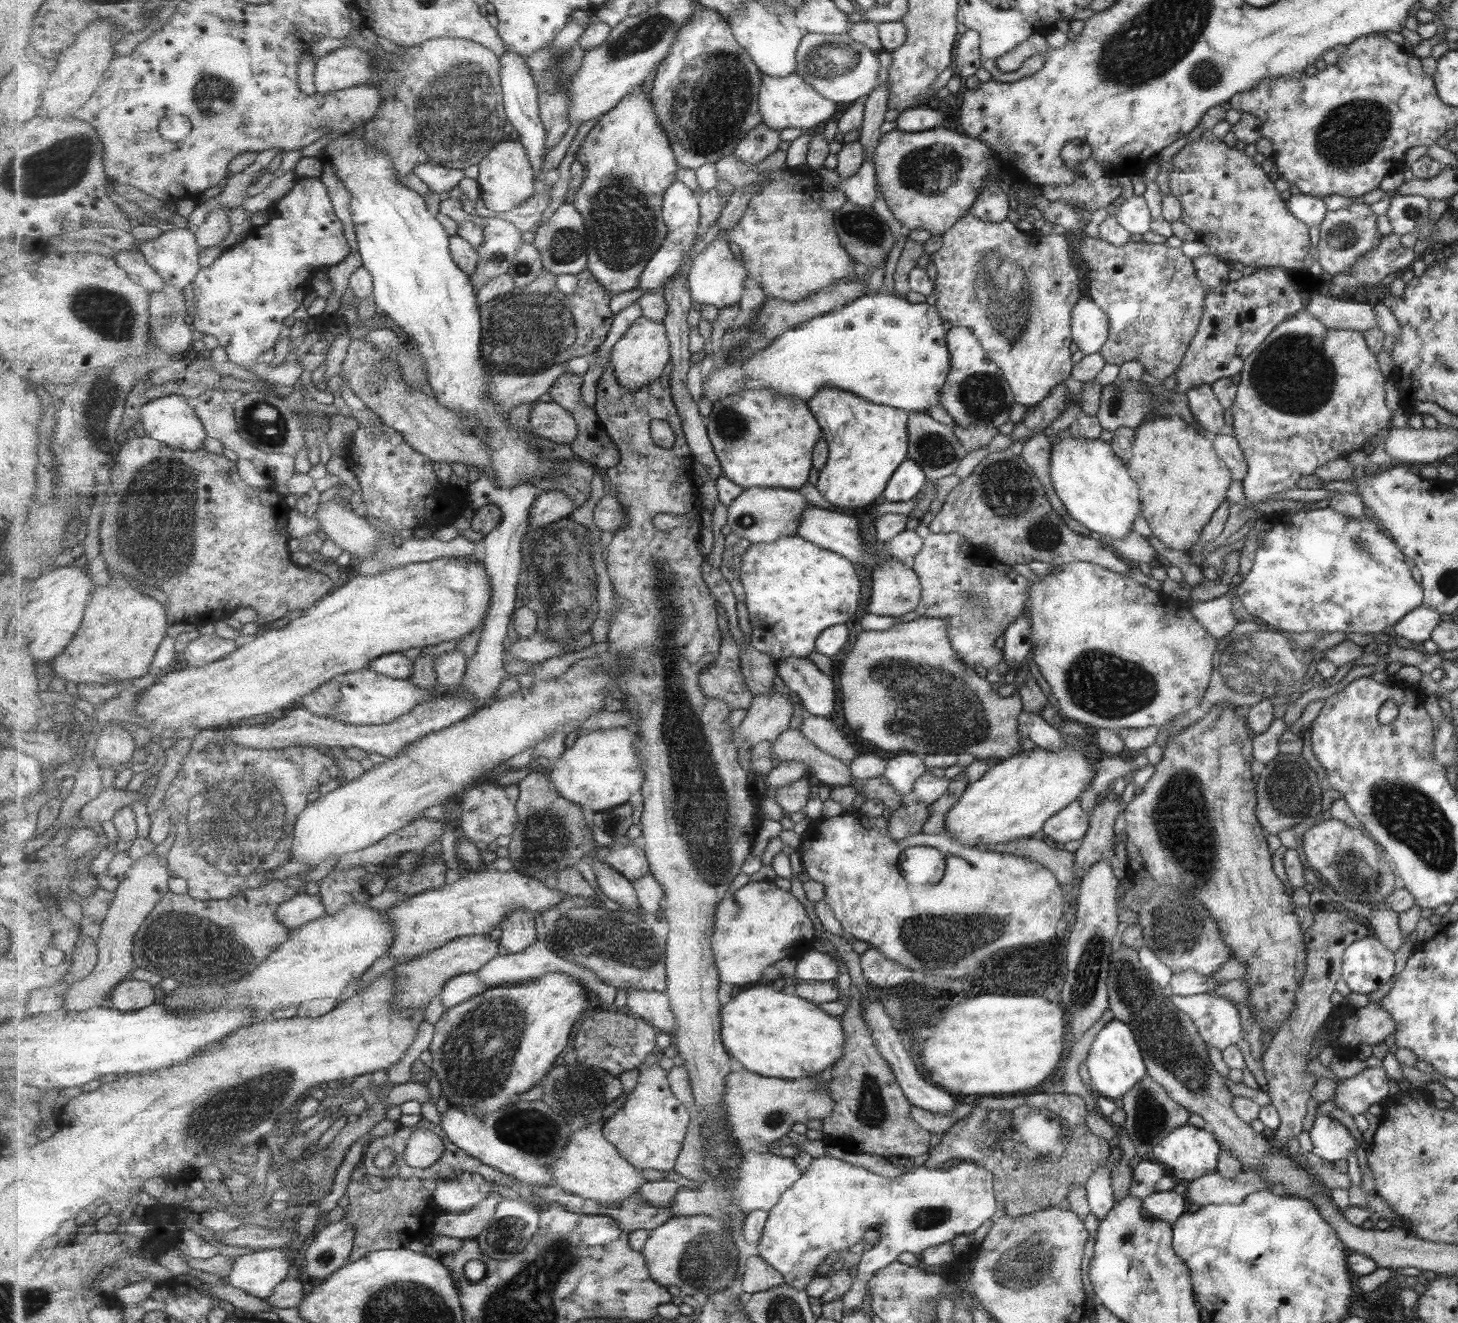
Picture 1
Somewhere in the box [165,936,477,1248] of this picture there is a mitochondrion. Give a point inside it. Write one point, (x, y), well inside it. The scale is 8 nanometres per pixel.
(209, 1127)

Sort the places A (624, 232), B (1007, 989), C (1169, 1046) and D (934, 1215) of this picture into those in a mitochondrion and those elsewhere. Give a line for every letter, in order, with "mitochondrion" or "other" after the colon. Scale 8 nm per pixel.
A: mitochondrion
B: other
C: mitochondrion
D: mitochondrion

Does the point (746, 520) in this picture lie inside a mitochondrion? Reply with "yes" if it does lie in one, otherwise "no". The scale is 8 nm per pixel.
yes

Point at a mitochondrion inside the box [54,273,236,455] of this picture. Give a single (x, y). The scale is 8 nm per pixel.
(109, 314)

